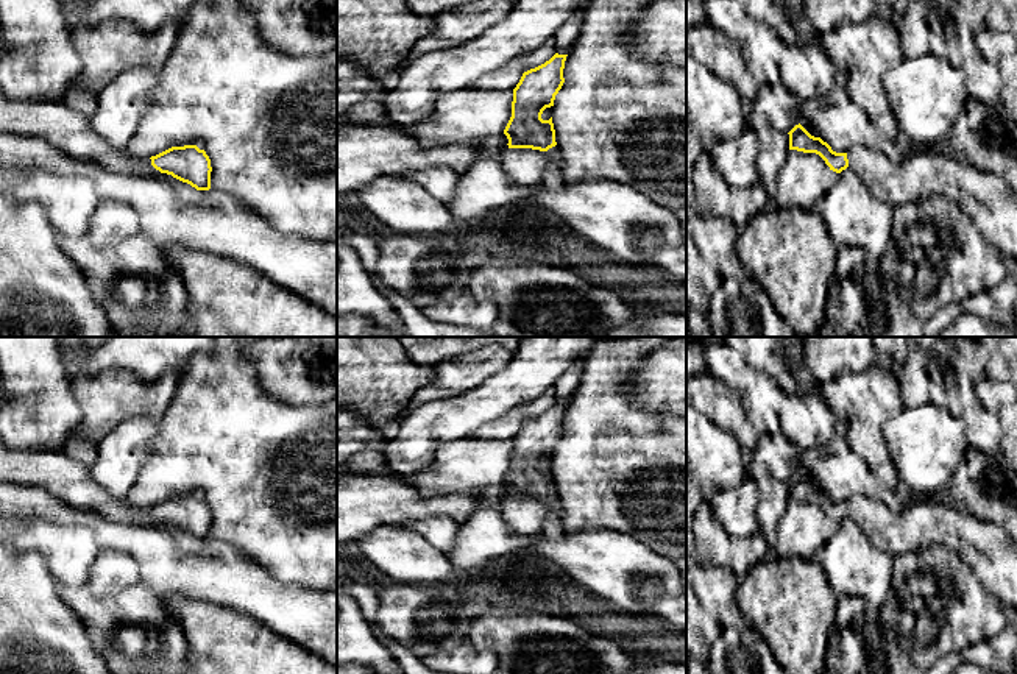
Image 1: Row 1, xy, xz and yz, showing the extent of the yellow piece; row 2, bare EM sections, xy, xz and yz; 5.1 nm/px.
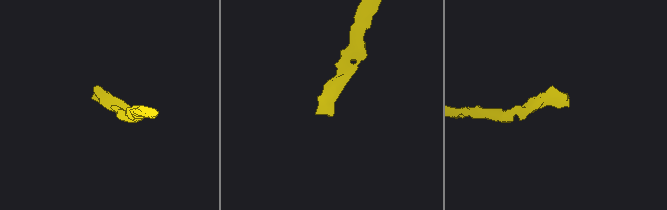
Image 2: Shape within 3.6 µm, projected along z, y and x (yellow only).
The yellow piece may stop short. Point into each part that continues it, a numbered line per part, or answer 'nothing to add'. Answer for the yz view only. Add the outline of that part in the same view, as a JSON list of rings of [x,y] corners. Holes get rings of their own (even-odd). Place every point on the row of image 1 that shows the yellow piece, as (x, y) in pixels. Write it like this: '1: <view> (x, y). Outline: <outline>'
1: yz (986, 198). Outline: [[[866,145],[847,151],[849,167],[891,206],[931,195],[955,201],[1005,257],[1017,259],[1017,190],[992,173],[975,170],[959,156],[927,150],[894,162]]]

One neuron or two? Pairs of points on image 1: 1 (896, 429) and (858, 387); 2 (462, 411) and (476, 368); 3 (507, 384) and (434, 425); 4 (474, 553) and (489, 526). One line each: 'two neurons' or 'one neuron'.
1: two neurons
2: two neurons
3: one neuron
4: one neuron

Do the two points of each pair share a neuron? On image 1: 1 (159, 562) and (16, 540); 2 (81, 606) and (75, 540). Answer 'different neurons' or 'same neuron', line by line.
1: different neurons
2: different neurons

